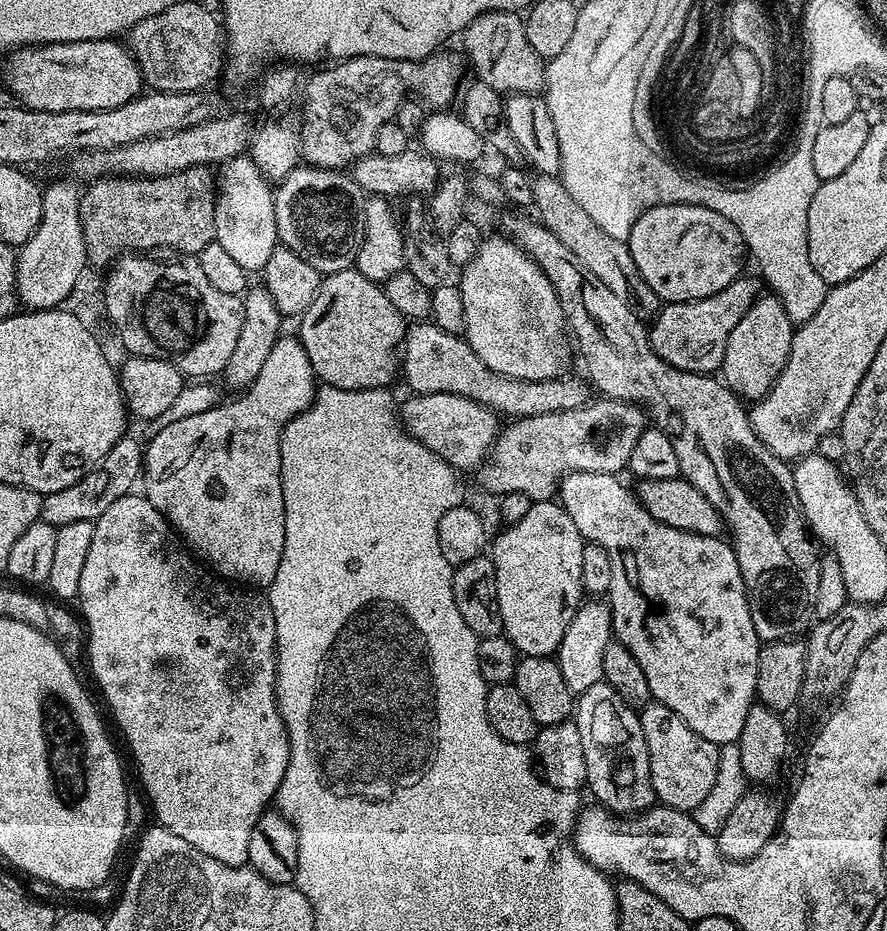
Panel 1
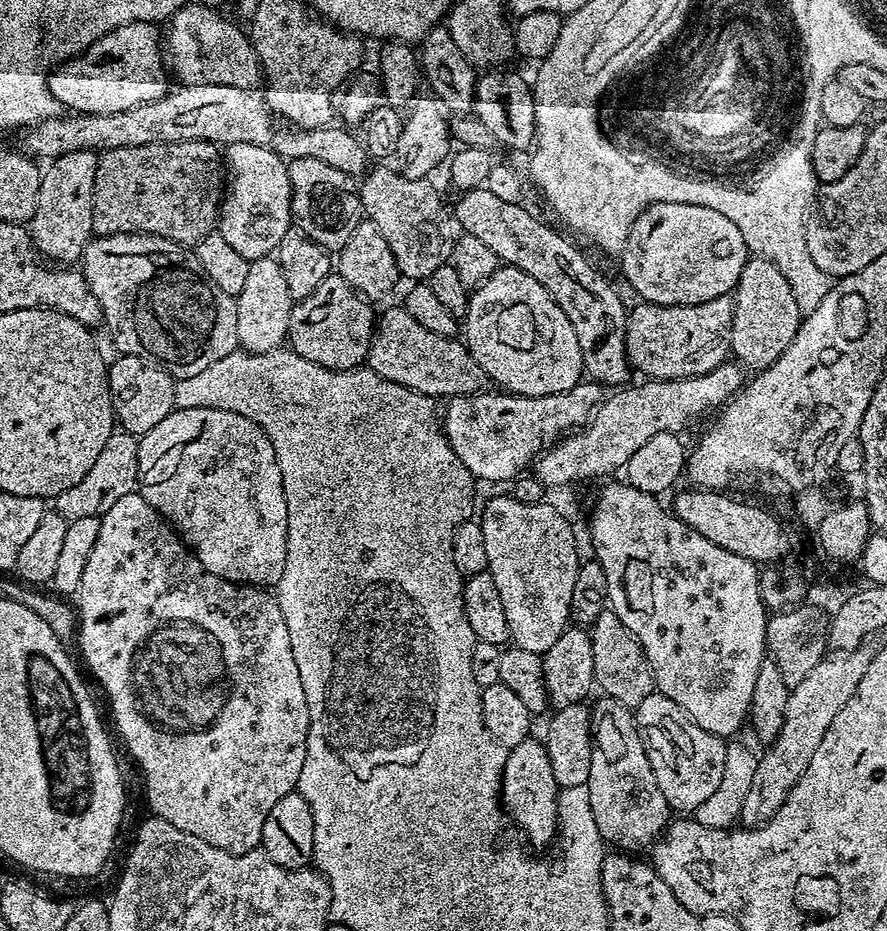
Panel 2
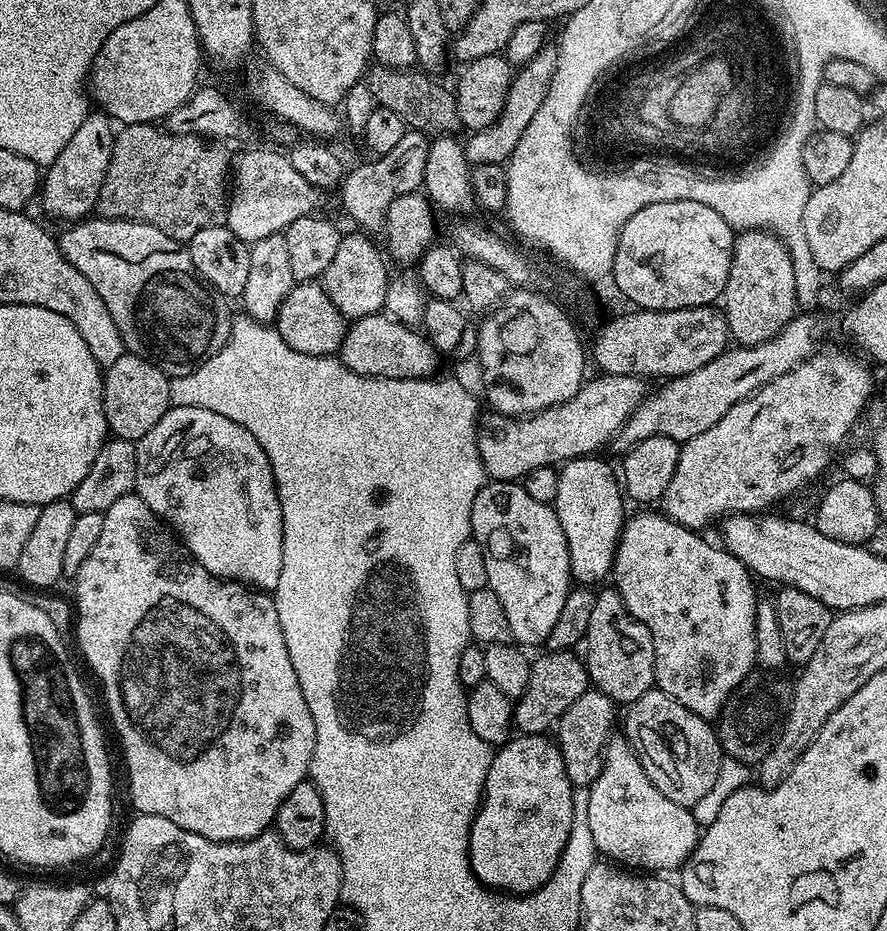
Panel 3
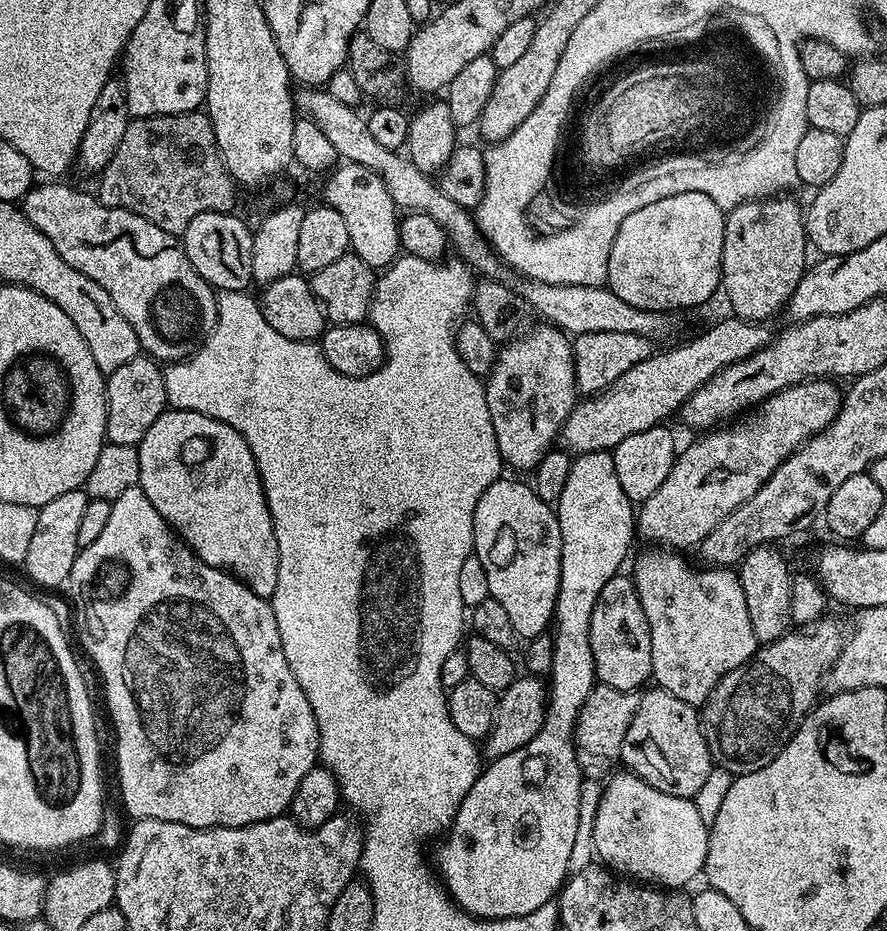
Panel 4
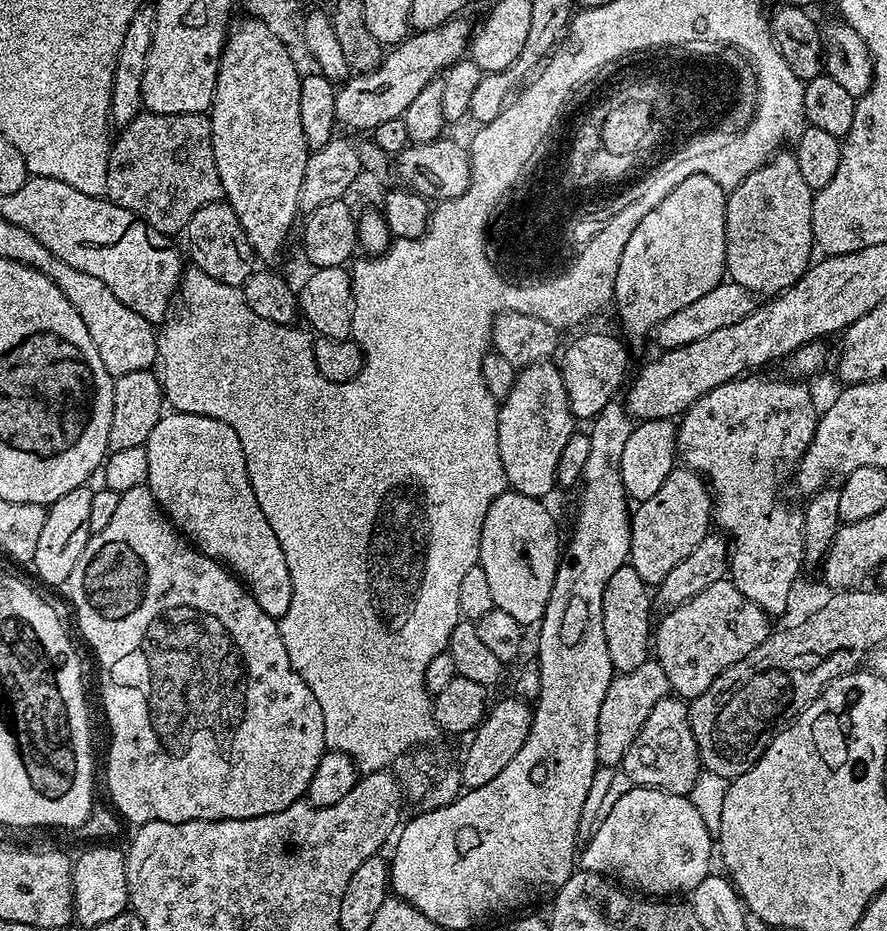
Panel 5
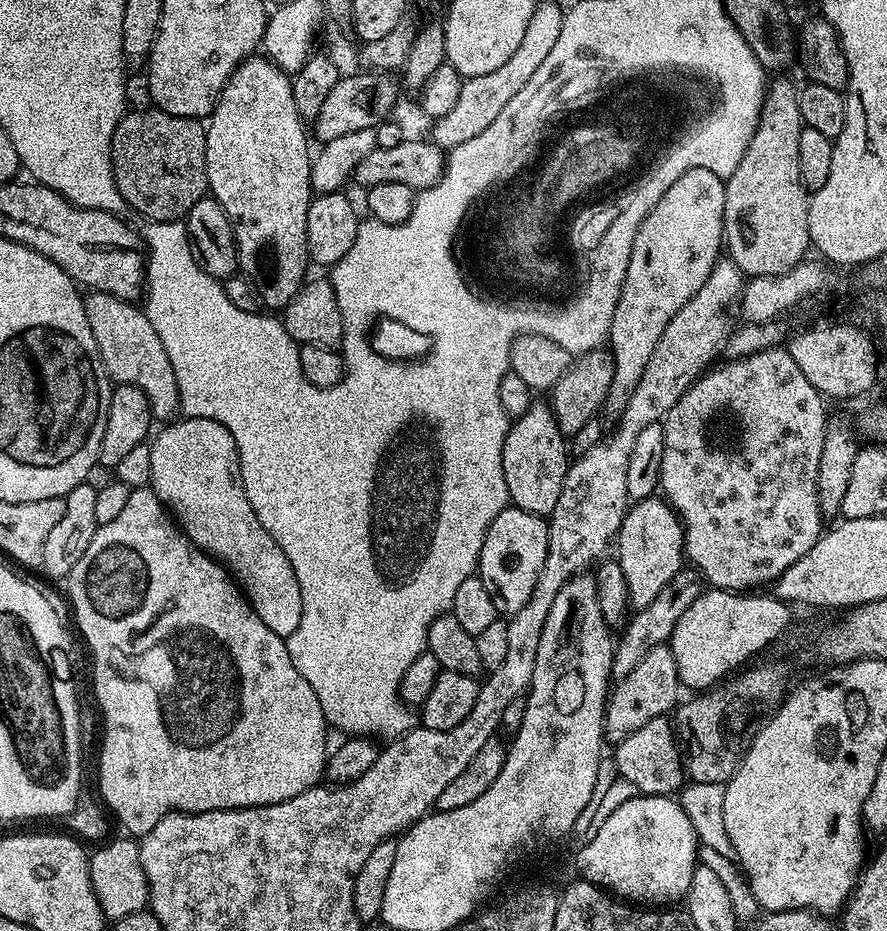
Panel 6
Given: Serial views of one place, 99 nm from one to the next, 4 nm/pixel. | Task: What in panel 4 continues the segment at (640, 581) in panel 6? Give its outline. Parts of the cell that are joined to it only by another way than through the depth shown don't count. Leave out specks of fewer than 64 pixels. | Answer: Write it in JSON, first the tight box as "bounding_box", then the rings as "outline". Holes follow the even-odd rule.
{"bounding_box":[639,378,842,550],"outline":[[[828,378],[806,380],[802,384],[795,384],[786,390],[774,393],[759,405],[757,412],[760,413],[757,416],[736,422],[741,424],[733,423],[731,426],[724,426],[701,435],[704,436],[701,440],[694,441],[685,452],[683,449],[677,455],[670,474],[666,474],[666,482],[662,482],[662,486],[658,486],[658,490],[654,490],[654,494],[650,494],[650,498],[646,498],[639,505],[639,535],[641,532],[652,543],[649,545],[663,546],[668,550],[695,549],[704,541],[706,534],[710,534],[710,530],[714,530],[714,526],[722,522],[722,518],[738,510],[742,502],[754,498],[754,494],[758,494],[760,487],[782,466],[784,460],[803,447],[811,436],[826,430],[830,422],[834,422],[842,399],[842,388],[836,384],[839,383]]]}

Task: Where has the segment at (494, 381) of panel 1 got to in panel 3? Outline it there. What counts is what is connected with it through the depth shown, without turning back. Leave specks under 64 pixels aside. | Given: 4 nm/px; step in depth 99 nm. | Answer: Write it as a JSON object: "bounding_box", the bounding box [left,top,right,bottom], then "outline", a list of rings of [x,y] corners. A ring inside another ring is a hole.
{"bounding_box":[338,312,440,380],"outline":[[[386,312],[364,315],[353,321],[344,333],[338,358],[356,376],[398,378],[399,380],[421,380],[433,377],[440,354],[431,339],[415,327],[406,325]]]}

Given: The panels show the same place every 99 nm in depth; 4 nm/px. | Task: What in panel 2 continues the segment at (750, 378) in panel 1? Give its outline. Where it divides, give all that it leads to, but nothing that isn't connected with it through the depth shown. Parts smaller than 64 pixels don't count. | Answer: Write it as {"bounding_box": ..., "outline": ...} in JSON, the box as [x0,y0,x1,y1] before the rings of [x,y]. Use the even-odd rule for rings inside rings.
{"bounding_box":[731,258,802,374],"outline":[[[749,258],[734,289],[734,322],[732,323],[731,355],[734,357],[735,363],[743,366],[749,373],[755,374],[762,371],[763,368],[770,367],[774,362],[778,362],[778,358],[782,358],[786,346],[790,346],[794,334],[798,334],[798,326],[800,325],[801,319],[802,313],[798,310],[798,302],[794,302],[794,294],[790,291],[790,284],[786,282],[786,278],[782,278],[782,272],[778,270],[778,266],[774,266],[774,262],[770,262],[769,260]]]}

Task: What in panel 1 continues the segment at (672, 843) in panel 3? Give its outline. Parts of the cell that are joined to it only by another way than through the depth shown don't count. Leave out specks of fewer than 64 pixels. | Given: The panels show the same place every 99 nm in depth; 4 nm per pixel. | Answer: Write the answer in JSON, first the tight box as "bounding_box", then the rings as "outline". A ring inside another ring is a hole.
{"bounding_box":[574,682,657,814],"outline":[[[601,682],[575,697],[574,719],[578,734],[582,734],[587,787],[596,795],[595,803],[617,814],[635,814],[653,807],[657,798],[652,788],[650,758],[637,709],[622,702],[614,686]]]}

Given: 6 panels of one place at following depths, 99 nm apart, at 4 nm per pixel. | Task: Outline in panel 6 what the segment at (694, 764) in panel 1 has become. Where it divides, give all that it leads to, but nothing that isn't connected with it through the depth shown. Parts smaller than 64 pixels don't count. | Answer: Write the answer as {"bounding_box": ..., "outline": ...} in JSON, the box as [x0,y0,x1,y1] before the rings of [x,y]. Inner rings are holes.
{"bounding_box":[615,716,686,797],"outline":[[[659,716],[646,722],[646,726],[634,730],[634,734],[615,745],[615,771],[633,783],[640,794],[671,797],[679,793],[686,784],[686,768],[682,763],[681,749],[680,752],[676,749],[676,740],[678,733],[668,716]]]}

